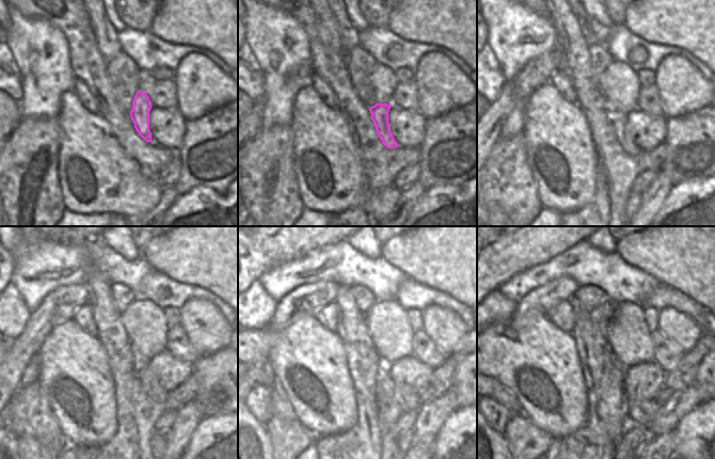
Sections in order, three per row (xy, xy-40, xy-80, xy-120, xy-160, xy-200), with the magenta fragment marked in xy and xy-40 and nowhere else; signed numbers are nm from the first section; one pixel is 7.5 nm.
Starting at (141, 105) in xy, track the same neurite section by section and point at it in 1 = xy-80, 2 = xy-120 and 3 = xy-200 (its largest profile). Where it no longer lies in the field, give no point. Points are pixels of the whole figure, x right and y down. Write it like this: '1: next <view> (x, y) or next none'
1: next xy-80 (619, 122)
2: next xy-120 (147, 379)
3: next xy-200 (641, 413)

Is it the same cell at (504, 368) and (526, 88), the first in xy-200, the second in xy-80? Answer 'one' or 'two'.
two

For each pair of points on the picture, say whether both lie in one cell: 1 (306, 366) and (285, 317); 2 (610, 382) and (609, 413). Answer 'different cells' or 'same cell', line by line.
1: different cells
2: same cell

